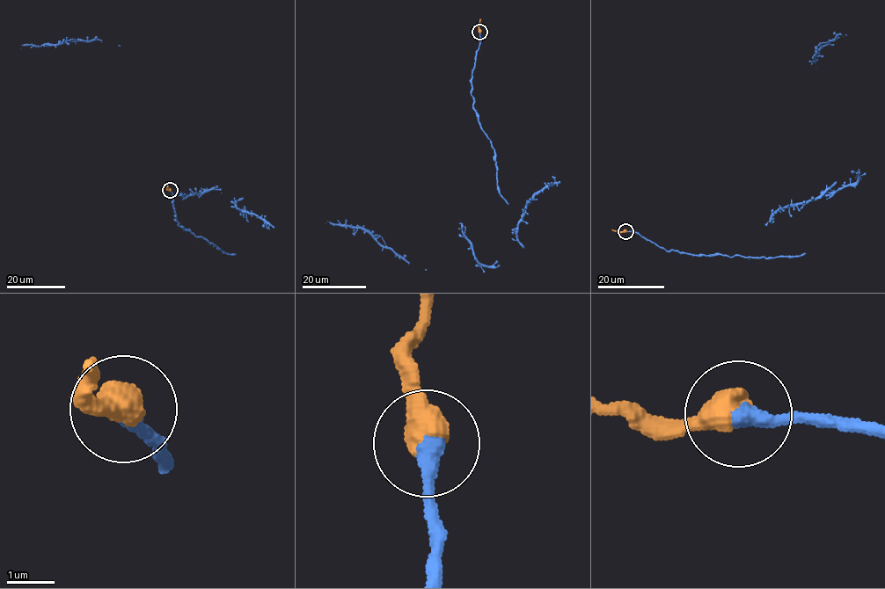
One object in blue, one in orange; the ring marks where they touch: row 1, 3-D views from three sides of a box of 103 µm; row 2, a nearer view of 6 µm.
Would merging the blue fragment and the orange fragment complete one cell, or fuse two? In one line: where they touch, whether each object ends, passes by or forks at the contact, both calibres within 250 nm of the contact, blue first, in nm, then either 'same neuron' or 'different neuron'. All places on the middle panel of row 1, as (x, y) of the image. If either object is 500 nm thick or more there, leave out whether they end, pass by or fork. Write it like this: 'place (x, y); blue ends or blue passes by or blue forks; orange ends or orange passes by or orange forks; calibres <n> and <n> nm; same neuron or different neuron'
place (479, 32); calibres 400 and 650 nm; same neuron

